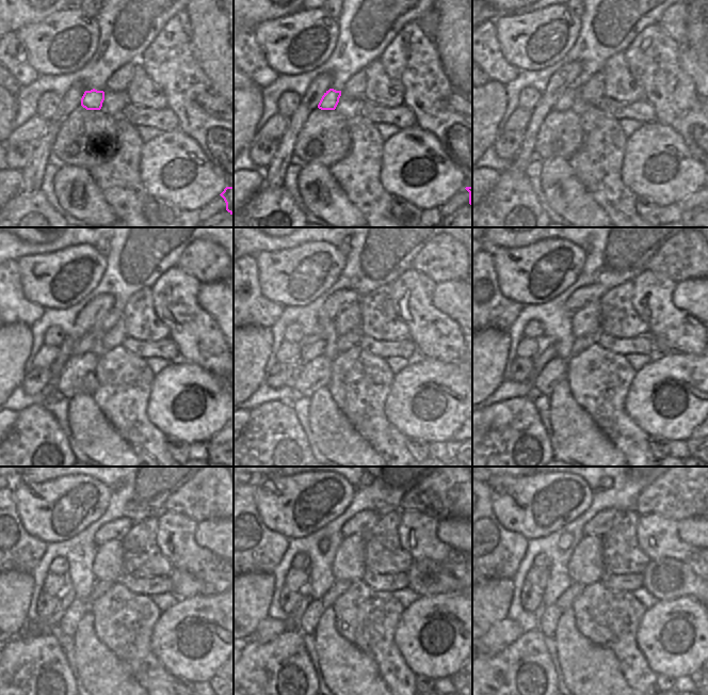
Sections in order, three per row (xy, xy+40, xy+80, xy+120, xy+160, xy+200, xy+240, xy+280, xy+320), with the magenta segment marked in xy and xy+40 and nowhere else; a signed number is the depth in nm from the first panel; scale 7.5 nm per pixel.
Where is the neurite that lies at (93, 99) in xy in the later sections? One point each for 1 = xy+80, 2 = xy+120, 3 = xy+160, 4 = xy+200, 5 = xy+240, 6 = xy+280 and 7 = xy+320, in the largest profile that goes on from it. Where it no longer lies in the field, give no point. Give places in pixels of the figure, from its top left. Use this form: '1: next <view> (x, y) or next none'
1: next xy+80 (565, 101)
2: next xy+120 (84, 344)
3: next xy+160 (308, 350)
4: next xy+200 (548, 351)
5: next xy+240 (64, 600)
6: next xy+280 (270, 629)
7: next xy+320 (503, 633)

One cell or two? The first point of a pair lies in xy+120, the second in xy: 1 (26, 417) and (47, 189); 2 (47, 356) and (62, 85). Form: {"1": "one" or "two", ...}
{"1": "two", "2": "two"}

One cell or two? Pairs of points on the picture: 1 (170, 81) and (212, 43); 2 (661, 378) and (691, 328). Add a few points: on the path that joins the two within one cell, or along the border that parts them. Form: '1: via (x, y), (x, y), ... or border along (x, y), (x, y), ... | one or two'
1: border along (189, 35), (194, 57), (208, 80) | two
2: border along (655, 352), (693, 353), (696, 356) | two

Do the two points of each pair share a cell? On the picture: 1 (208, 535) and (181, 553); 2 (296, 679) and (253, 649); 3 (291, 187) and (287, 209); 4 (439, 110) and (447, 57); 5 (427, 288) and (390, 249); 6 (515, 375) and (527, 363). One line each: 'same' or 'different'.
1: different
2: same
3: different
4: different
5: different
6: same

